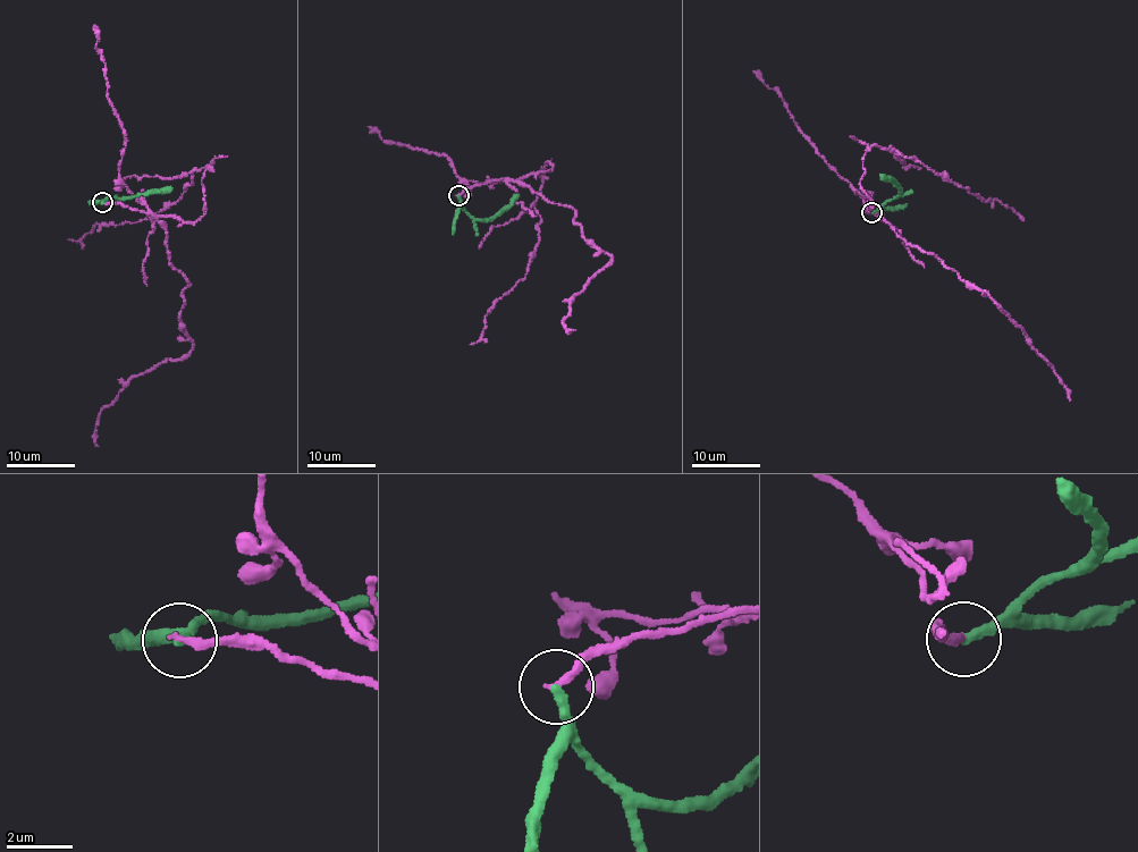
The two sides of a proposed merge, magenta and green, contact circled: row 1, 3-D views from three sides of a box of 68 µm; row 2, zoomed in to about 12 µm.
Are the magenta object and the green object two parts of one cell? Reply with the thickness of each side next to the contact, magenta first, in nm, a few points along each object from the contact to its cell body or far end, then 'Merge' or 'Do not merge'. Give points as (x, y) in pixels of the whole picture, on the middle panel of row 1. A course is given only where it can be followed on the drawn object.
Thickness 240 nm (magenta) against 320 nm. Course of magenta: (458, 195), (553, 167), (548, 161), (538, 171), (539, 239), (527, 273), (470, 344). Course of green: (458, 195), (474, 219), (489, 220), (519, 193). Do not merge

